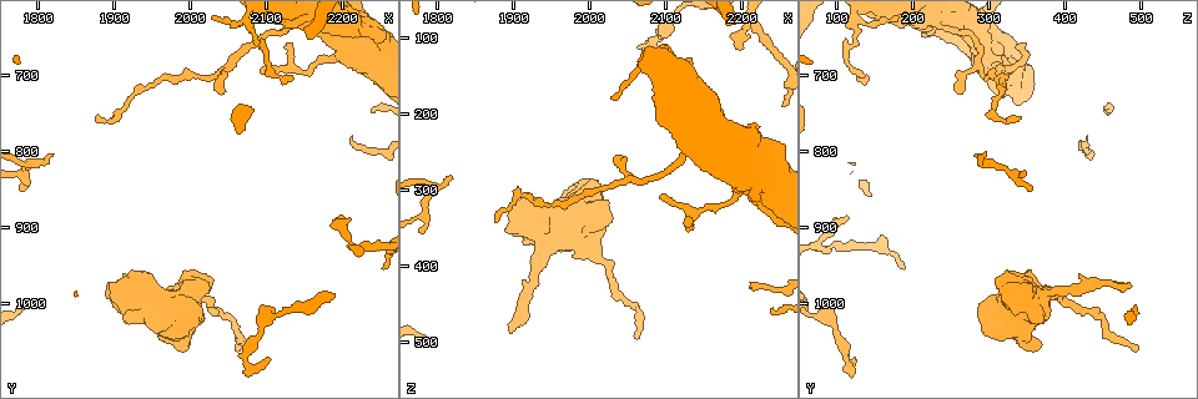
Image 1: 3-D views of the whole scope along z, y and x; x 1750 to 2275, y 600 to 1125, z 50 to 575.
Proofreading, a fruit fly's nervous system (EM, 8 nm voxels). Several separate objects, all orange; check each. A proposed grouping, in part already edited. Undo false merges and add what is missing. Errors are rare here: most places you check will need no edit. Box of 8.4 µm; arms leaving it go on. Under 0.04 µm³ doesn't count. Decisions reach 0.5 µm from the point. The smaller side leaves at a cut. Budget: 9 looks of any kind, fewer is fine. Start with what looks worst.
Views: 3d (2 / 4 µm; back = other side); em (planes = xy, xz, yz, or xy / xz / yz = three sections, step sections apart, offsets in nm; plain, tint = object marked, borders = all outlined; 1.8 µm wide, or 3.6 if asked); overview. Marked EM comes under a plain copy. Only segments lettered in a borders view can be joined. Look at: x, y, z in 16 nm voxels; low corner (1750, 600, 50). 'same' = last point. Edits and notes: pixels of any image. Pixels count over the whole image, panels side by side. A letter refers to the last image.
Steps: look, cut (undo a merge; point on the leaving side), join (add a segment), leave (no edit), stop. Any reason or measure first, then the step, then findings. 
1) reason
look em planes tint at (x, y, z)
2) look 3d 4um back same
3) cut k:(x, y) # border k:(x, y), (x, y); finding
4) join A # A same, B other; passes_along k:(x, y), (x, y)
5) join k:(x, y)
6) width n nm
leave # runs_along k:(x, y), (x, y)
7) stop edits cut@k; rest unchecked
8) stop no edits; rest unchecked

free end
look 3d 2um back at (1900, 975, 490)

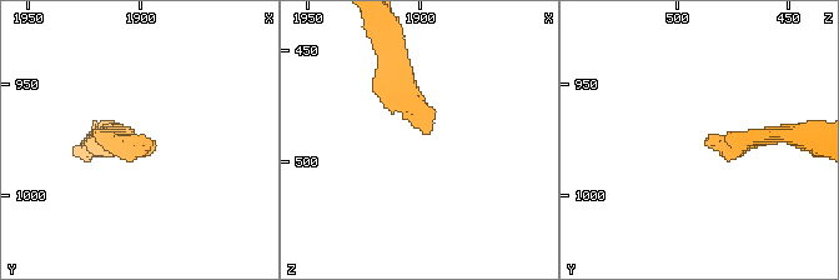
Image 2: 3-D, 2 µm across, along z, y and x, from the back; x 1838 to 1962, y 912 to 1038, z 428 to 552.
now the EM
look em planes borders at (1898, 974, 486)

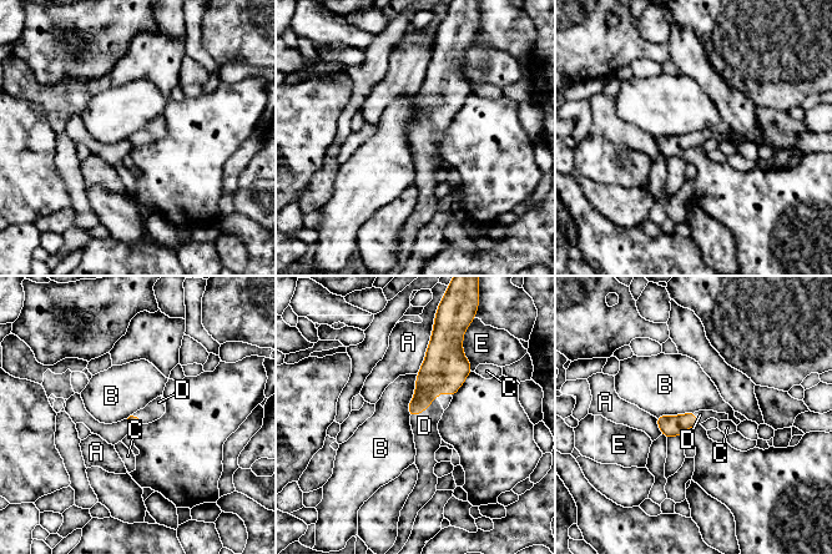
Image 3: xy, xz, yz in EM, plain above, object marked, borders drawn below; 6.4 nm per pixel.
longest_contact B 300 nm
join D # A other, B other, C other, D same, E other; passes_along 3:(438, 373), (424, 409), (424, 426); it goes on there

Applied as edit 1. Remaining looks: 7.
look overview

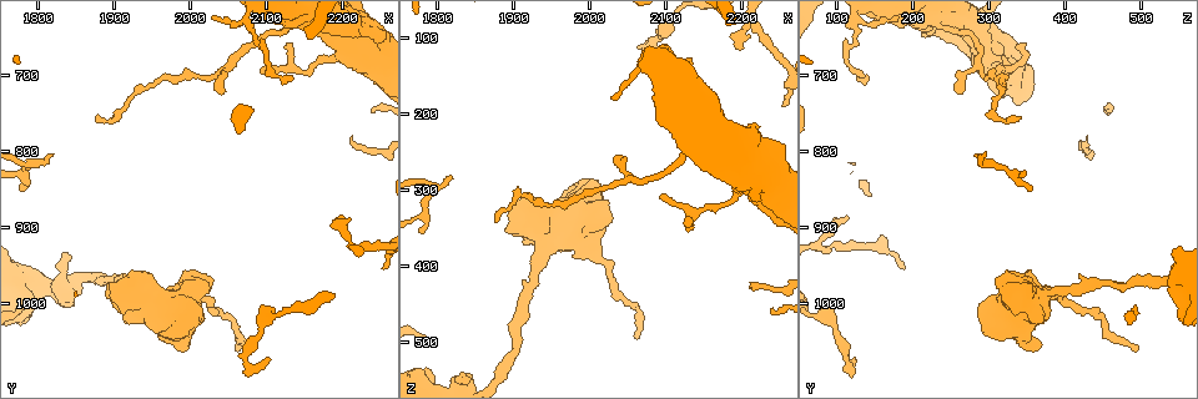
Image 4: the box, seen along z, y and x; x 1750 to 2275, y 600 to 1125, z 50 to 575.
an open end
look 3d 2um back at (2065, 1065, 495)

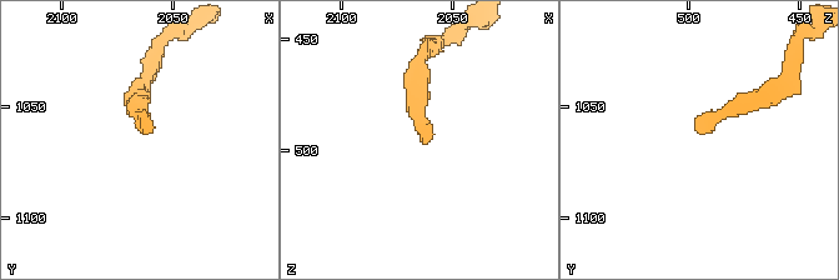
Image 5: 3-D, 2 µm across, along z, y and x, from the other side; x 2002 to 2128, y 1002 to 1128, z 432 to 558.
look em planes tint at (2059, 1061, 496)

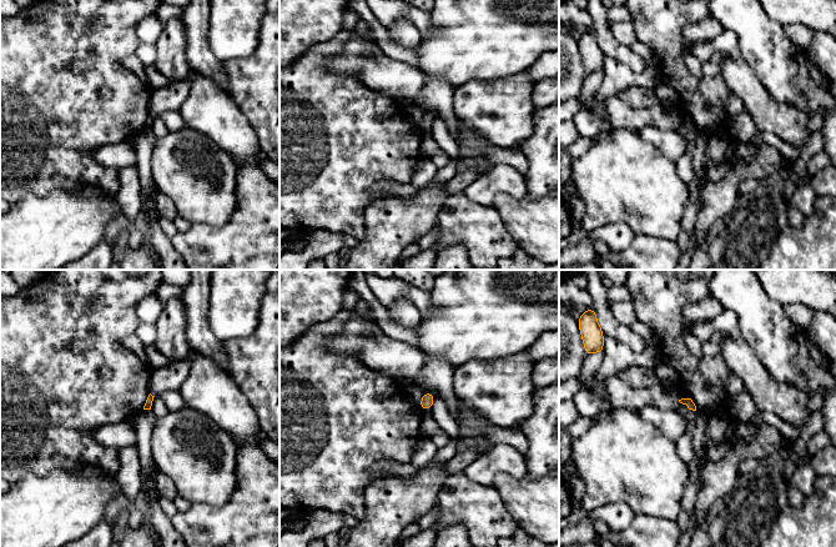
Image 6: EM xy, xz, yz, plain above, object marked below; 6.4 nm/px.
what lies round it
look em planes borders same

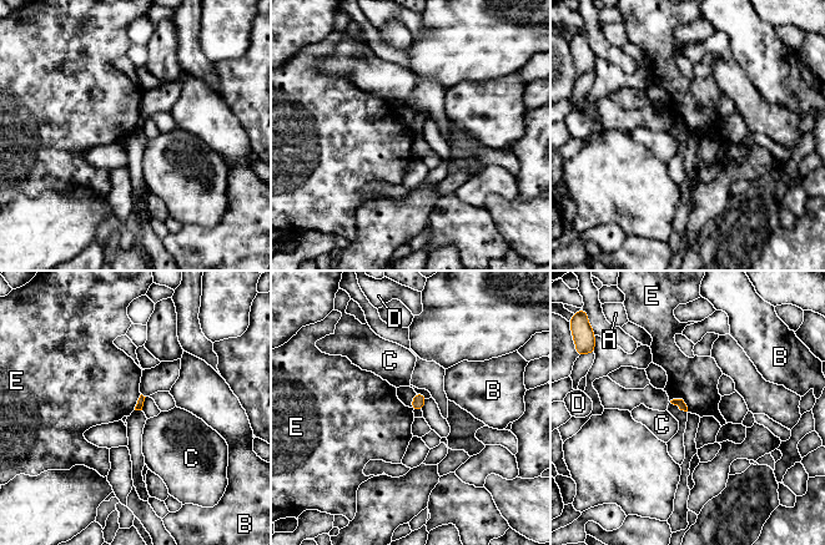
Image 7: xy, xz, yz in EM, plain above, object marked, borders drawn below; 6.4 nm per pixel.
longest_contact E 140 nm
leave # A other, B other, C other, D other, E other; border 7:(669, 400), (682, 399), (688, 410); none of them fits

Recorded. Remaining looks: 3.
end of a long branch
look 3d 4um at (1875, 755, 345)

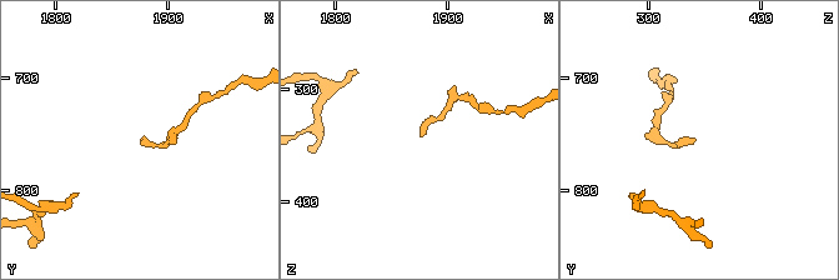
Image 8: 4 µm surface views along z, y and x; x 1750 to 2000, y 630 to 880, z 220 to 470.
look em planes borders at (1880, 752, 344)

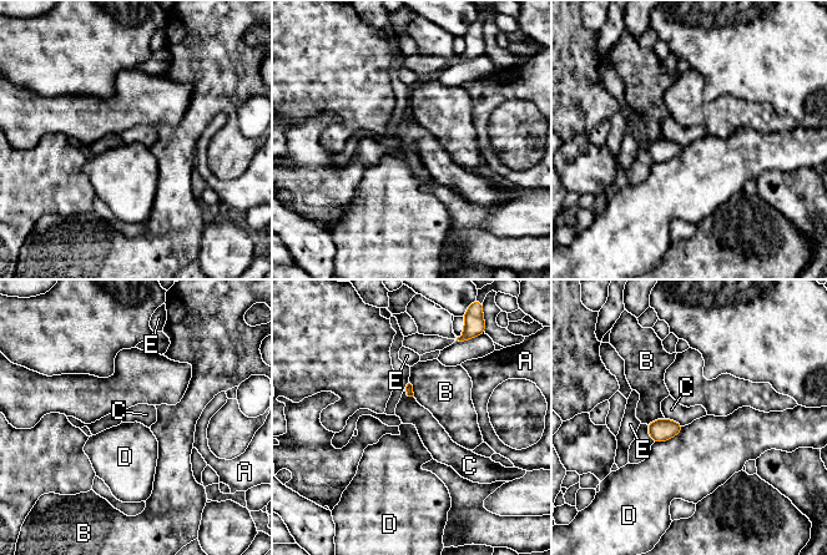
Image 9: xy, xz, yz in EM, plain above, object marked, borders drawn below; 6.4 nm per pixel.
leave # A other, B other, C other, D other, E other; no lettered segment goes on from it

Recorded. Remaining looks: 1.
thick end
look em 3.6um planes borders at (1995, 1055, 370)

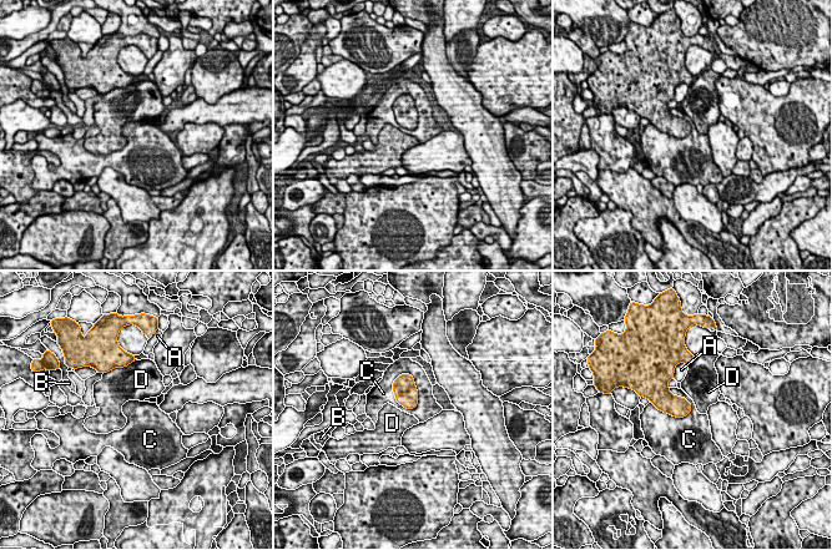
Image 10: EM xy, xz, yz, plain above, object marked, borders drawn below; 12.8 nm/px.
leave # A other, B other, C other, D other; border 10:(402, 373), (416, 387), (413, 409); none of them fits

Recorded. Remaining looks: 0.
stop edits join@3; rest unchecked

